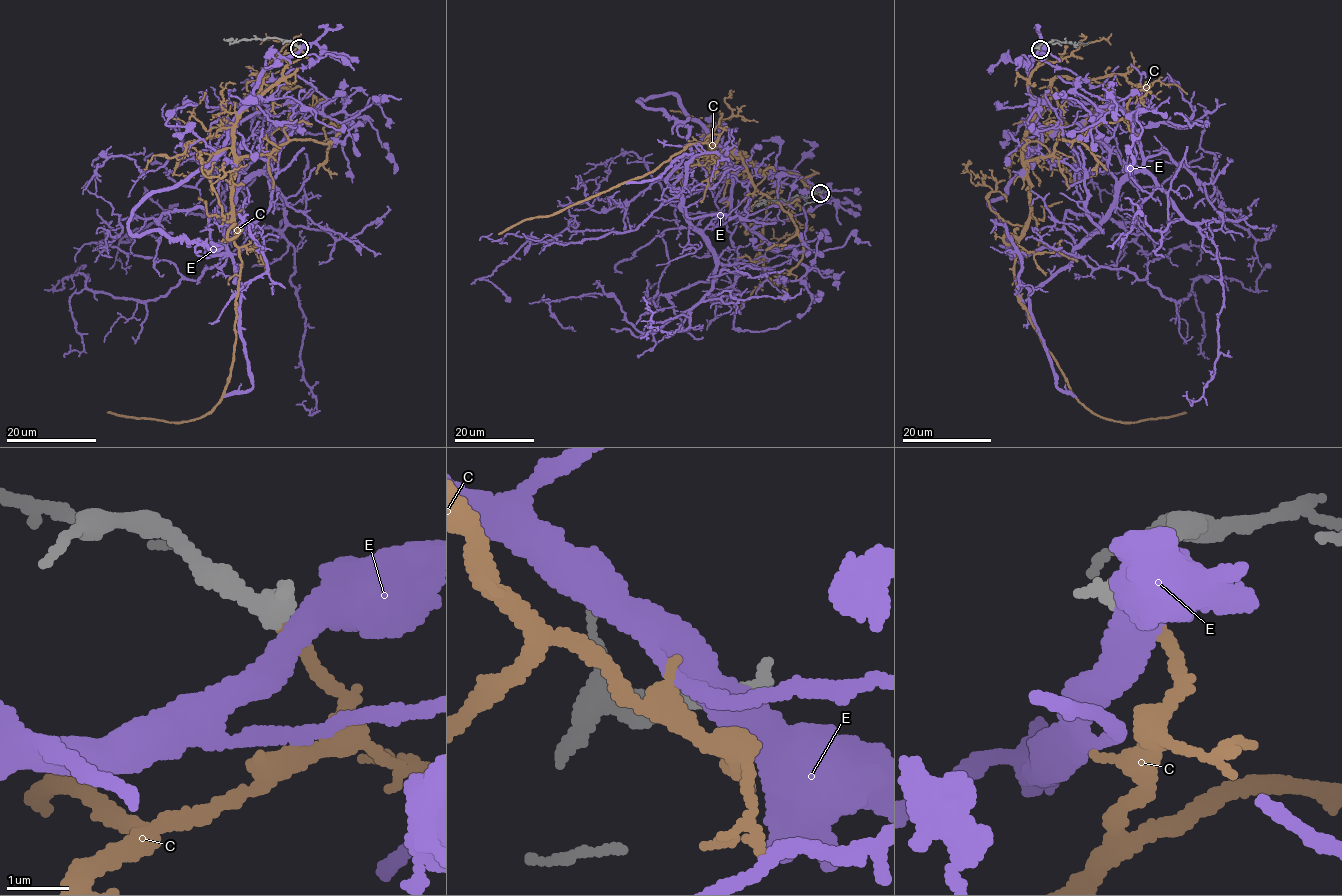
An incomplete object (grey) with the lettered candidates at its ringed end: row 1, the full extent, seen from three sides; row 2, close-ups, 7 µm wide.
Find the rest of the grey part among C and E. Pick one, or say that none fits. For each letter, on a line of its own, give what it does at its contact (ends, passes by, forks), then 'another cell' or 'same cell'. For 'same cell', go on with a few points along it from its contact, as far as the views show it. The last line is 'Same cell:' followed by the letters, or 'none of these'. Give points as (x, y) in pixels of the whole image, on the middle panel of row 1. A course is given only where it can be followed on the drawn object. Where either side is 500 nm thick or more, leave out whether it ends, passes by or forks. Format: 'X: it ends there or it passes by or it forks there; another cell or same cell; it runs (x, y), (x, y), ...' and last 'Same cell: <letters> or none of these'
C: it ends there; same cell; it runs (820, 193), (792, 173), (761, 171), (745, 155), (711, 154), (708, 143), (691, 143), (650, 172), (498, 234)
E: another cell
Same cell: C

